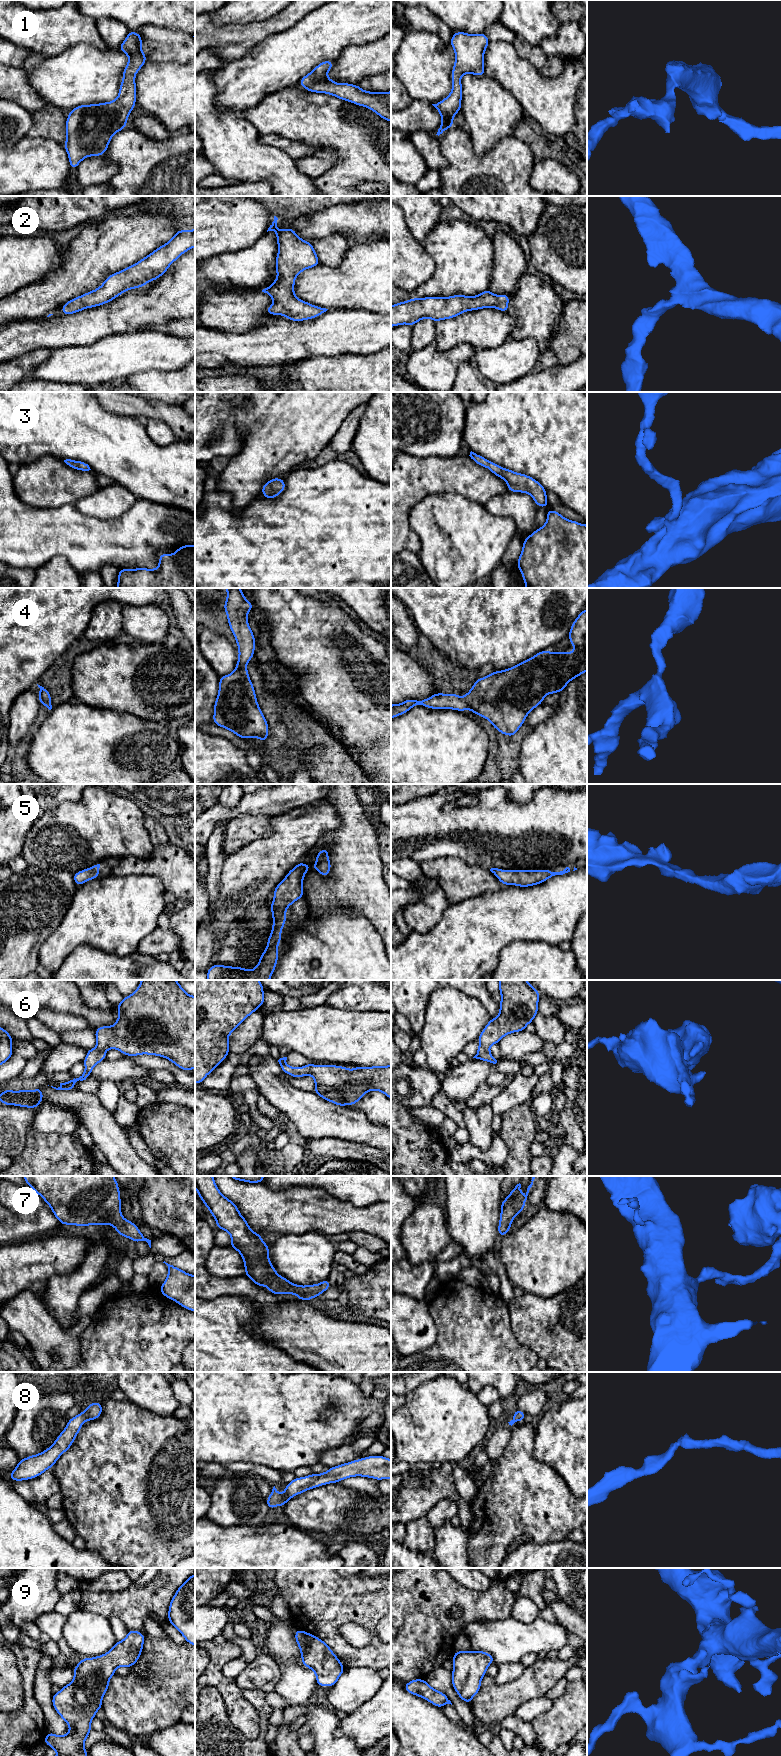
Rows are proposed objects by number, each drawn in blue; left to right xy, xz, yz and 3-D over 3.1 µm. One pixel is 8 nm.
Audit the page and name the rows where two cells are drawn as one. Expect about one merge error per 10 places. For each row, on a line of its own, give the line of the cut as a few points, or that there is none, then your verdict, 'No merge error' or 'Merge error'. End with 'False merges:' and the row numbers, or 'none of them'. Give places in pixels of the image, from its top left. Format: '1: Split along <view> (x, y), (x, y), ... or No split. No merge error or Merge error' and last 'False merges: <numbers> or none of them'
1: No split. No merge error
2: No split. No merge error
3: No split. No merge error
4: No split. No merge error
5: No split. No merge error
6: No split. No merge error
7: No split. No merge error
8: No split. No merge error
9: No split. No merge error
False merges: none of them

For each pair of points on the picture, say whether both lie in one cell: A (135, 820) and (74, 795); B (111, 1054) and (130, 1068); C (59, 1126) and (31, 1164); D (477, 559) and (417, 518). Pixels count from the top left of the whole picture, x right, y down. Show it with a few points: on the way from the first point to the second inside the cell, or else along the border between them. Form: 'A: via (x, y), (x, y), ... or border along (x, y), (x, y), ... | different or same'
A: border along (82, 794), (77, 801), (64, 801), (59, 804) | different
B: border along (106, 1058), (118, 1059), (128, 1057), (139, 1065) | different
C: border along (32, 1126), (41, 1133), (73, 1134) | different
D: via (462, 544), (437, 519), (432, 518) | same

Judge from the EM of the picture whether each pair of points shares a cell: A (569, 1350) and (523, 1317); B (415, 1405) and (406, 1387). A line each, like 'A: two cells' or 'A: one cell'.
A: one cell
B: two cells

